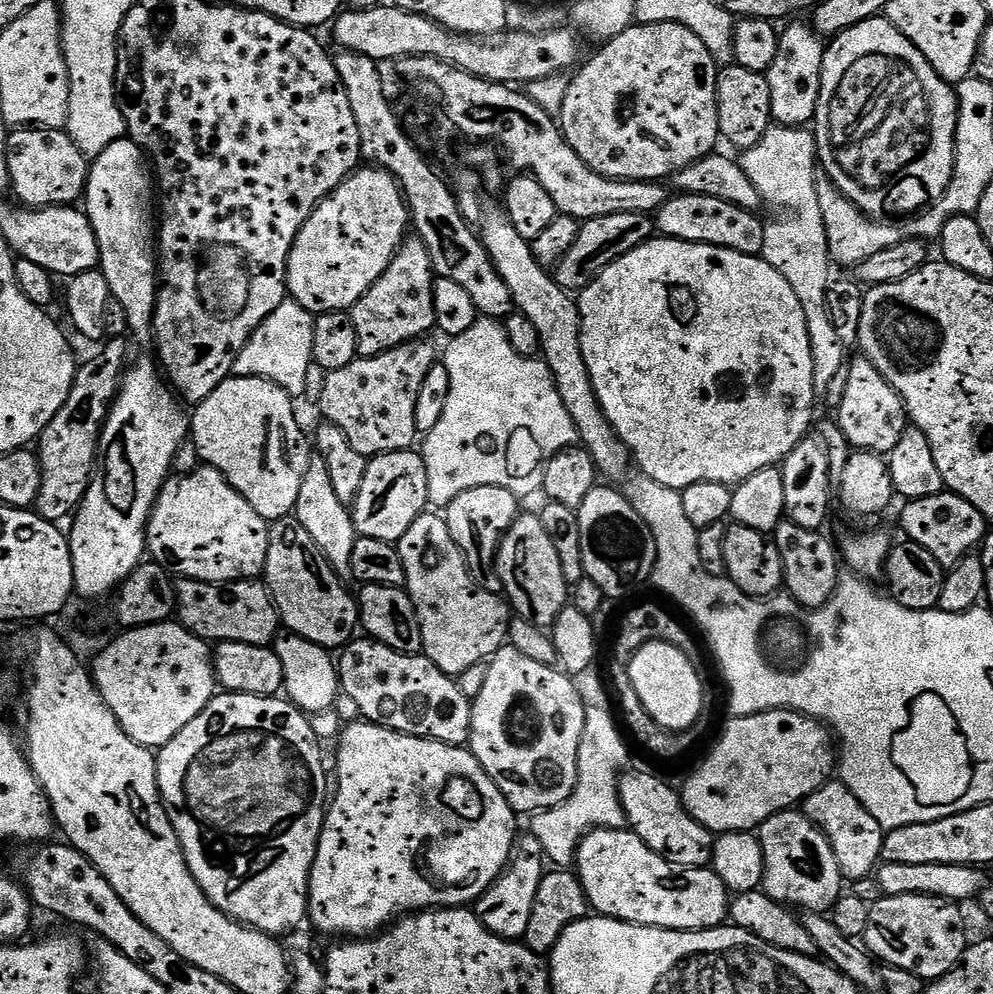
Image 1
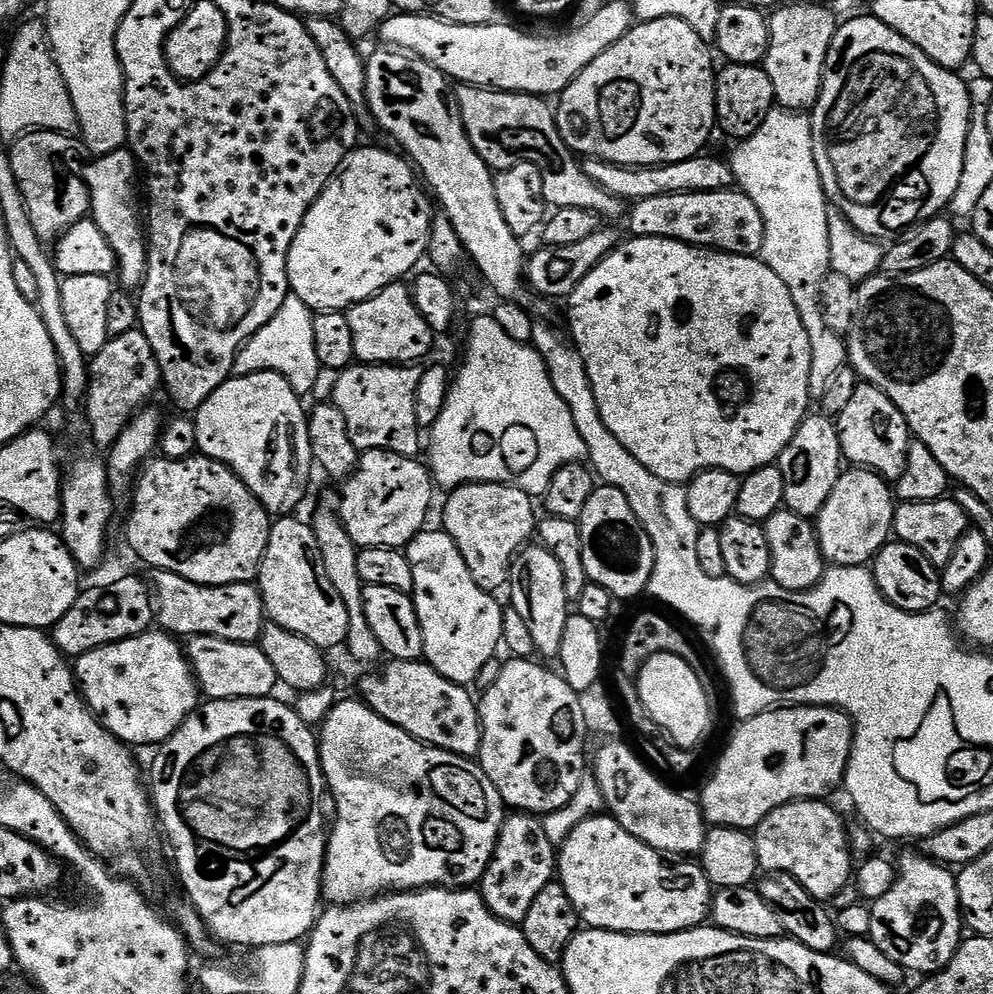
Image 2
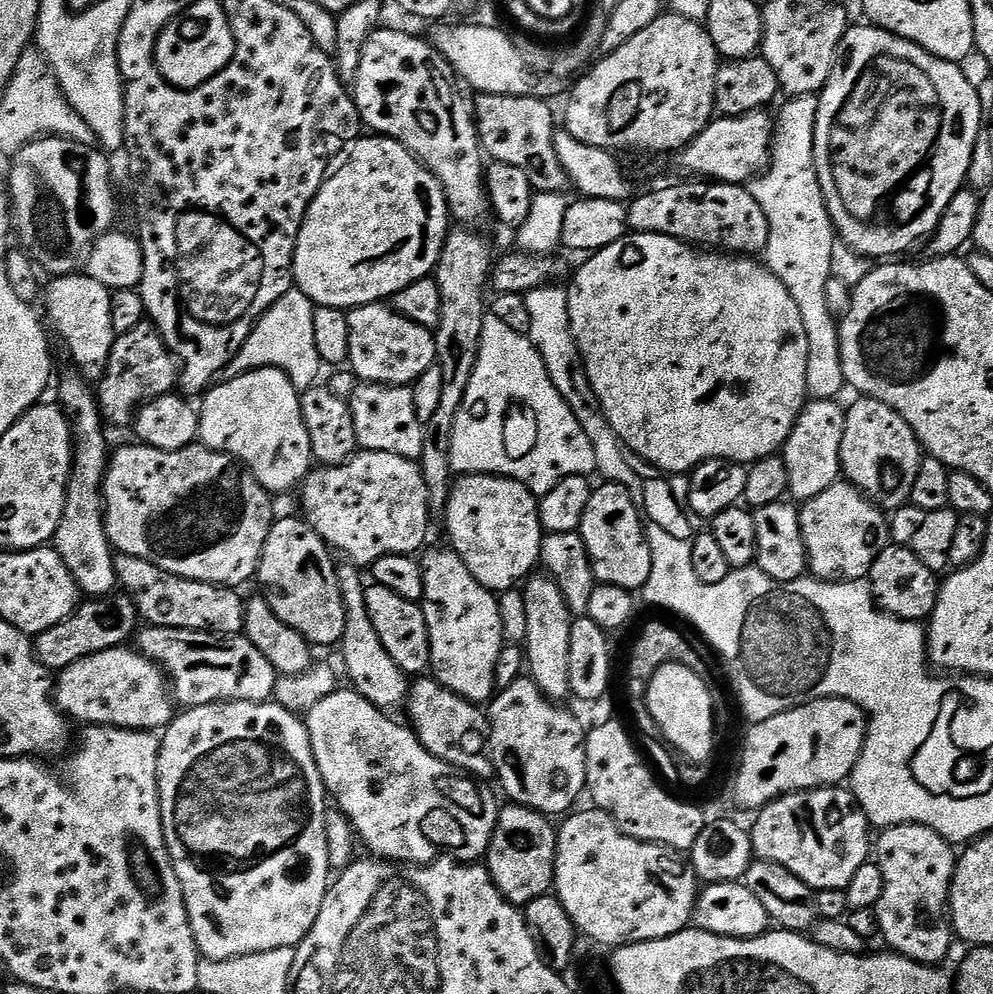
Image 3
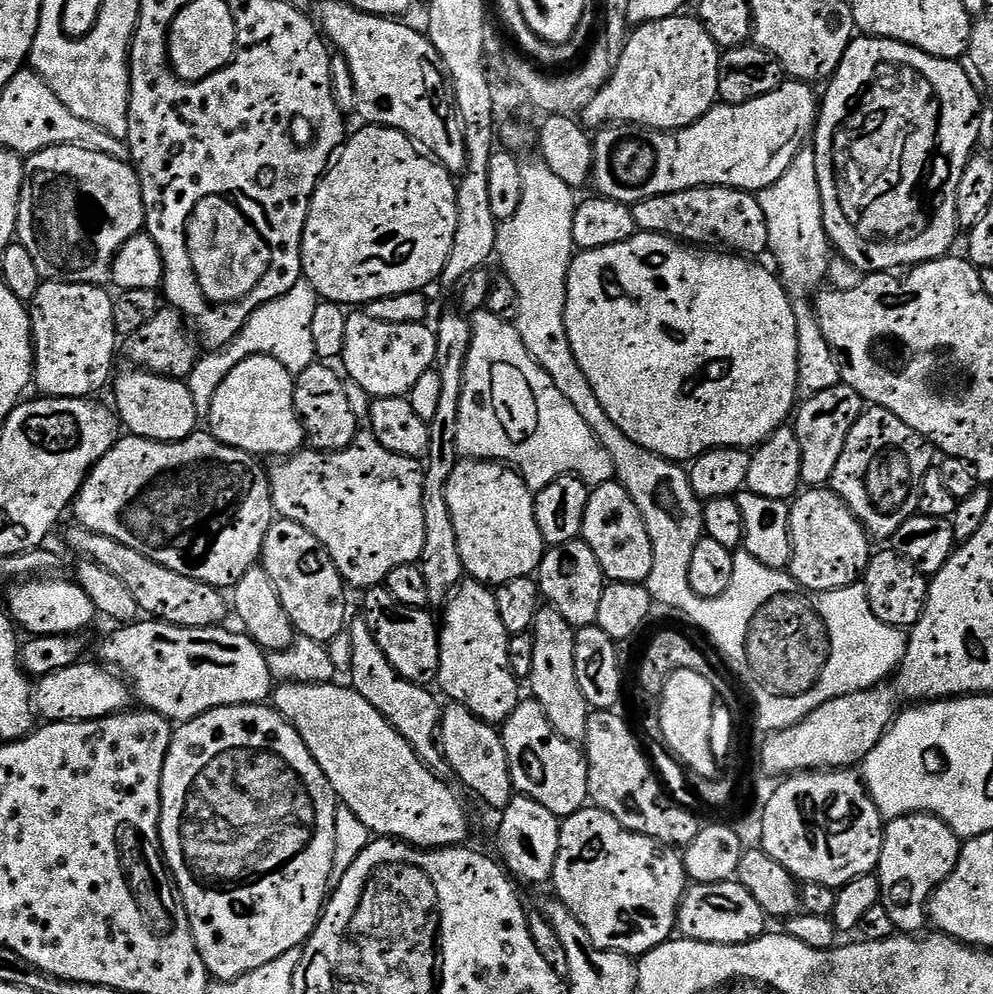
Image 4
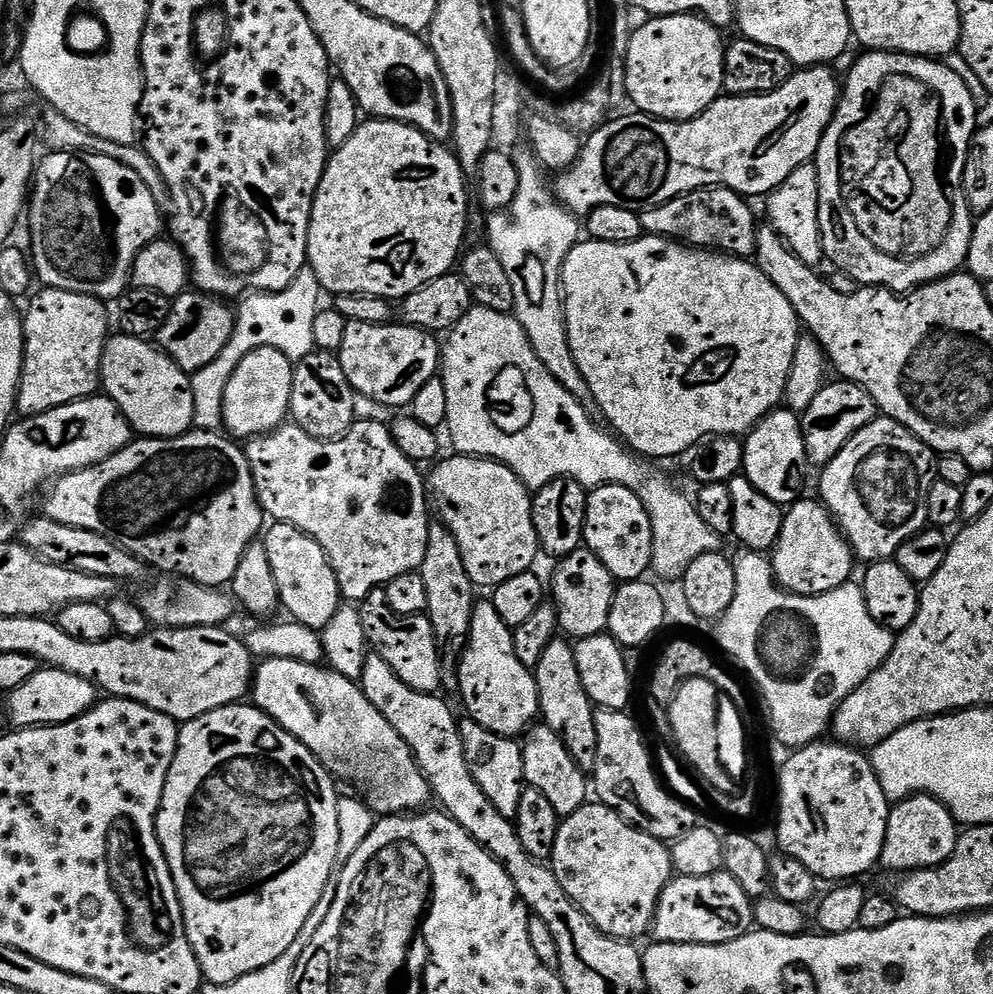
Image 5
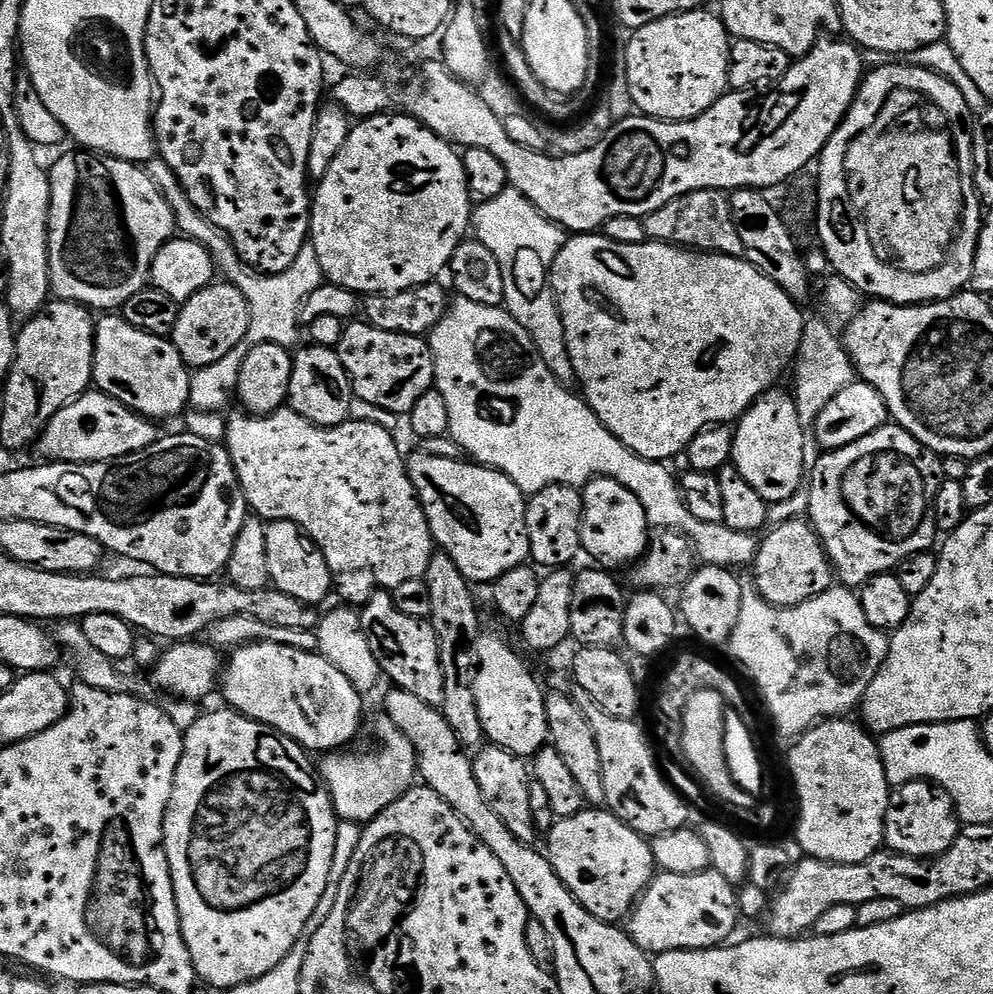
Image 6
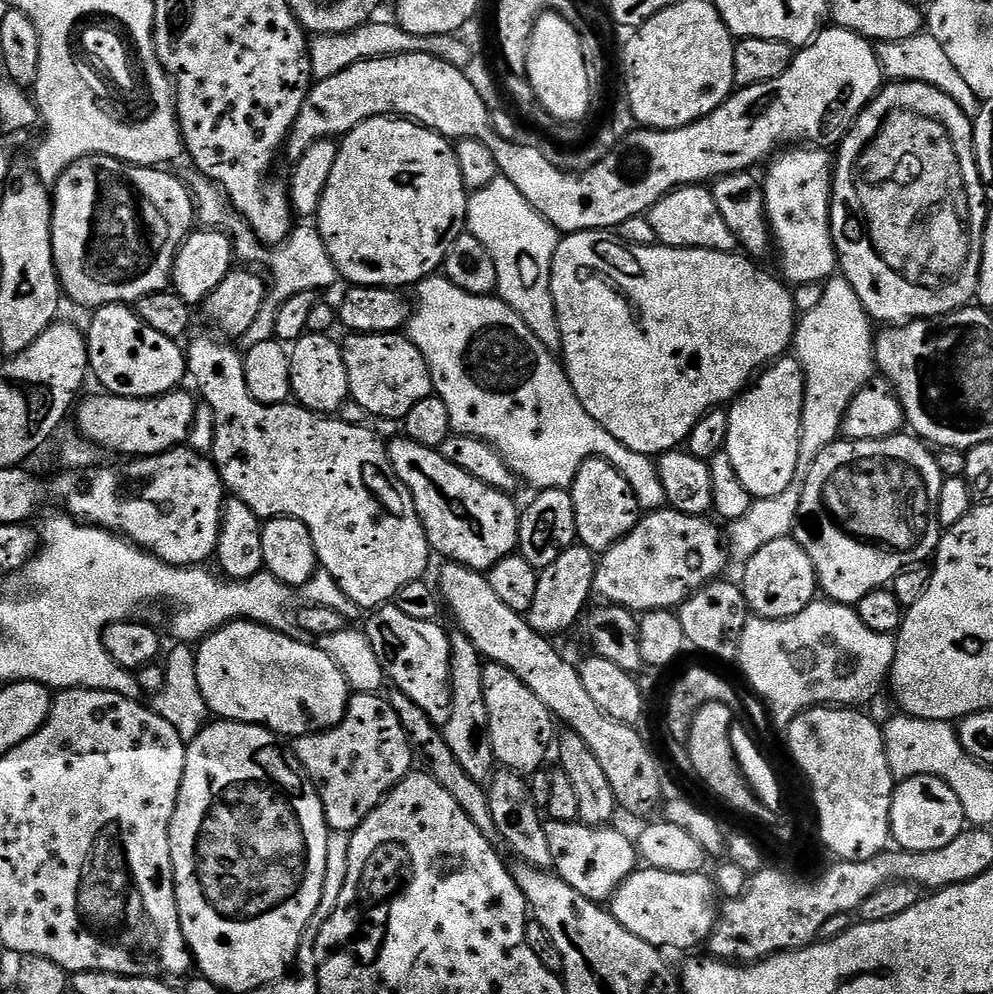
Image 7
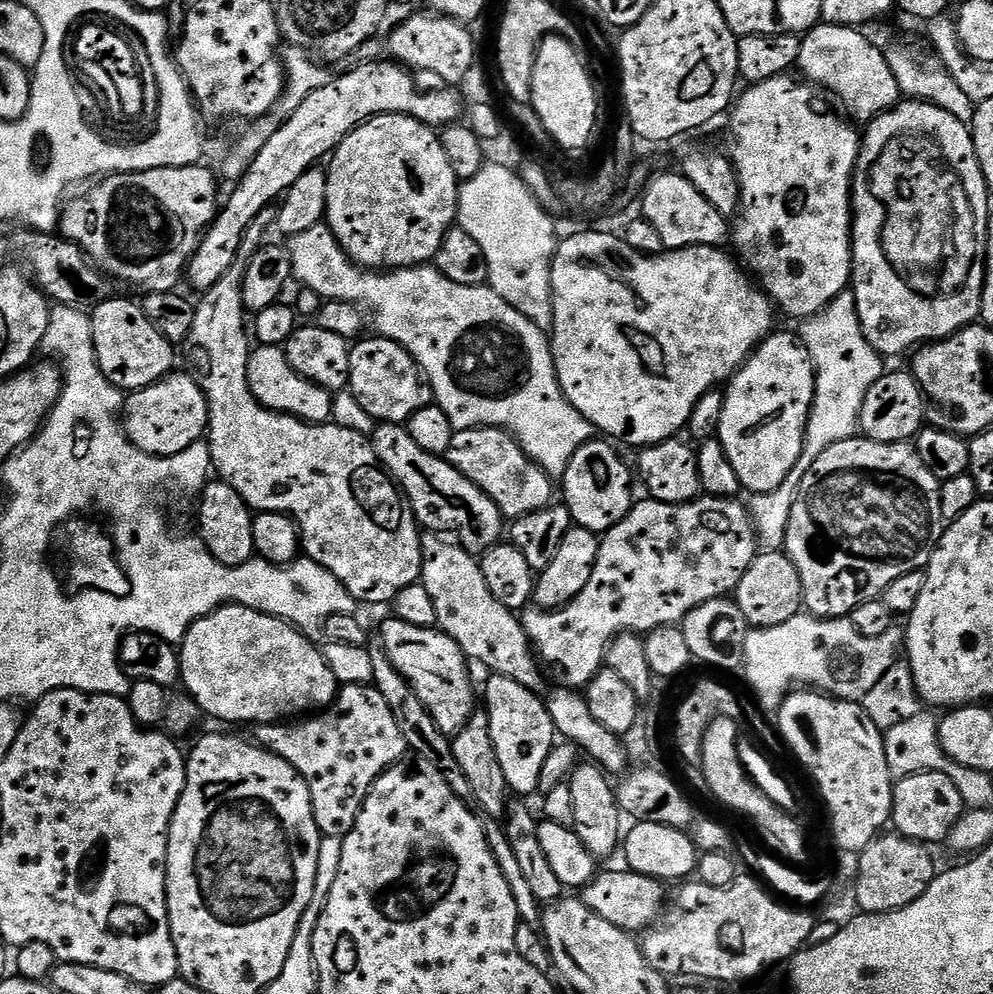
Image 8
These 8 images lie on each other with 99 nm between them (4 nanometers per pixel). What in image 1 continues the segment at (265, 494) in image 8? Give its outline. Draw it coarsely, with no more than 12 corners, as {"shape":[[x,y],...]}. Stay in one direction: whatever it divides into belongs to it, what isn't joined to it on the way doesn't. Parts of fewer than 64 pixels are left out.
{"shape":[[419,451],[369,459],[350,511],[396,544],[428,507]]}

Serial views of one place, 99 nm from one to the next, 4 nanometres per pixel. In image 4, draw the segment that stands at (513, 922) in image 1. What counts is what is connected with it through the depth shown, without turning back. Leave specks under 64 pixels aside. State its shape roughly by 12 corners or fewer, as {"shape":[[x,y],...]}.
{"shape":[[513,795],[498,860],[524,884],[552,879],[561,817]]}

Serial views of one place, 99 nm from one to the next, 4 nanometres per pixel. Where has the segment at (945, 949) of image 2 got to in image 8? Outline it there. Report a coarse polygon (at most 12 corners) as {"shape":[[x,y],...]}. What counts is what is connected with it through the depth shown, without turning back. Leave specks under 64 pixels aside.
{"shape":[[945,772],[893,783],[891,827],[935,846],[965,810]]}

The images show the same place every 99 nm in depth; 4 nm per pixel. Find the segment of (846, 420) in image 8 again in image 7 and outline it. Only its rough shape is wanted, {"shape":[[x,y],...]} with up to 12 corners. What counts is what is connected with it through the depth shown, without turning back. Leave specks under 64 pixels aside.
{"shape":[[842,274],[799,317],[798,470],[726,528],[733,561],[792,536],[804,477],[874,379],[874,321]]}

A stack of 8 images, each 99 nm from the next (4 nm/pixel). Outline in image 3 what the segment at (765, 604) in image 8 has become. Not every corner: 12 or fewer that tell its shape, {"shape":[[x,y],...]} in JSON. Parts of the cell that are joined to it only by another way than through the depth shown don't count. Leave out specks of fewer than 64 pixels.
{"shape":[[843,478],[803,501],[808,572],[865,579],[885,509]]}

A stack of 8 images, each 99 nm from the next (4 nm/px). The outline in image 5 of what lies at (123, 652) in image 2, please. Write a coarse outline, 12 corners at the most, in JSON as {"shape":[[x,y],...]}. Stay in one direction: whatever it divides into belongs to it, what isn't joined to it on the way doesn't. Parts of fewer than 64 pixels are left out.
{"shape":[[47,666],[7,693],[13,729],[65,724],[98,703],[86,678]]}

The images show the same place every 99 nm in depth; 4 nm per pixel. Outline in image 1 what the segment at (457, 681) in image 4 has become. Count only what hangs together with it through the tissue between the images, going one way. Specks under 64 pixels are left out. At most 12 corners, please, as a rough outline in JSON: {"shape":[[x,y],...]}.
{"shape":[[443,515],[398,547],[423,655],[455,678],[505,647]]}

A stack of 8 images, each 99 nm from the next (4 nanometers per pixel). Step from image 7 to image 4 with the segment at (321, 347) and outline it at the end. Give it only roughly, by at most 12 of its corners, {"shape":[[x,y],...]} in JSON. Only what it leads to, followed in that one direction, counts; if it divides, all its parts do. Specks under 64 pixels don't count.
{"shape":[[335,367],[295,377],[294,406],[307,443],[337,452],[358,421]]}

